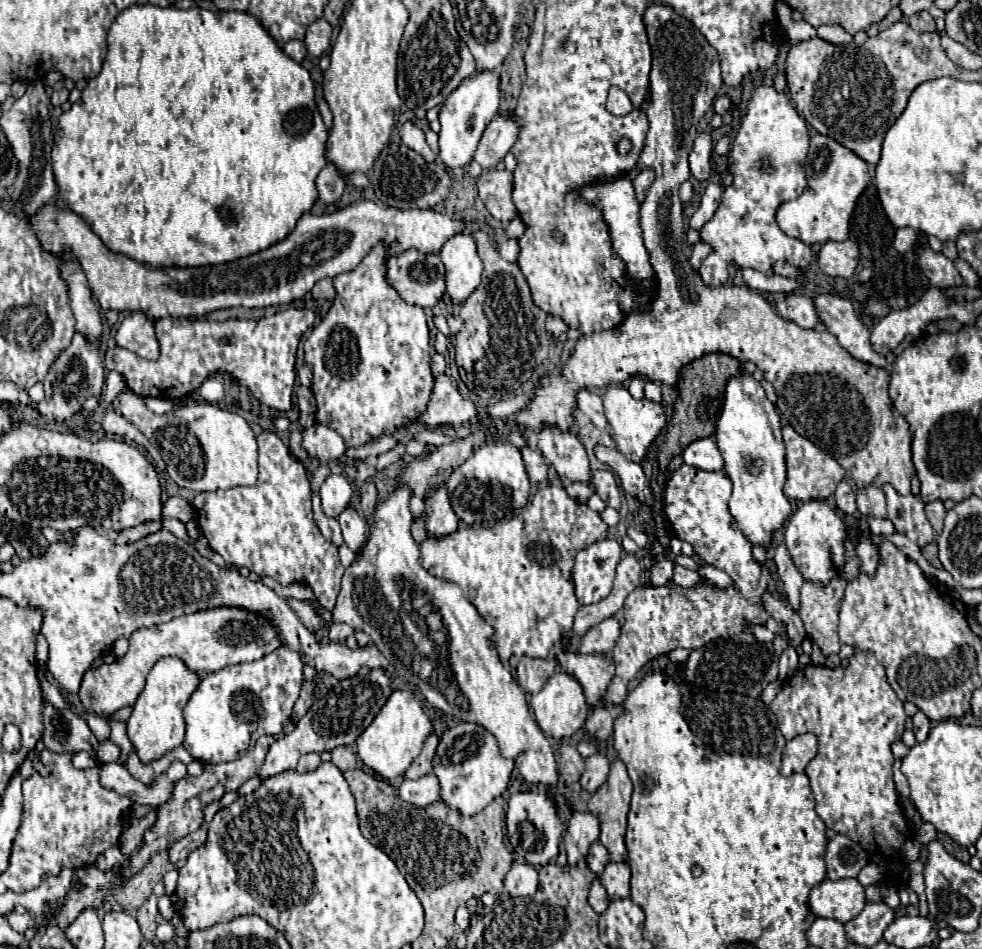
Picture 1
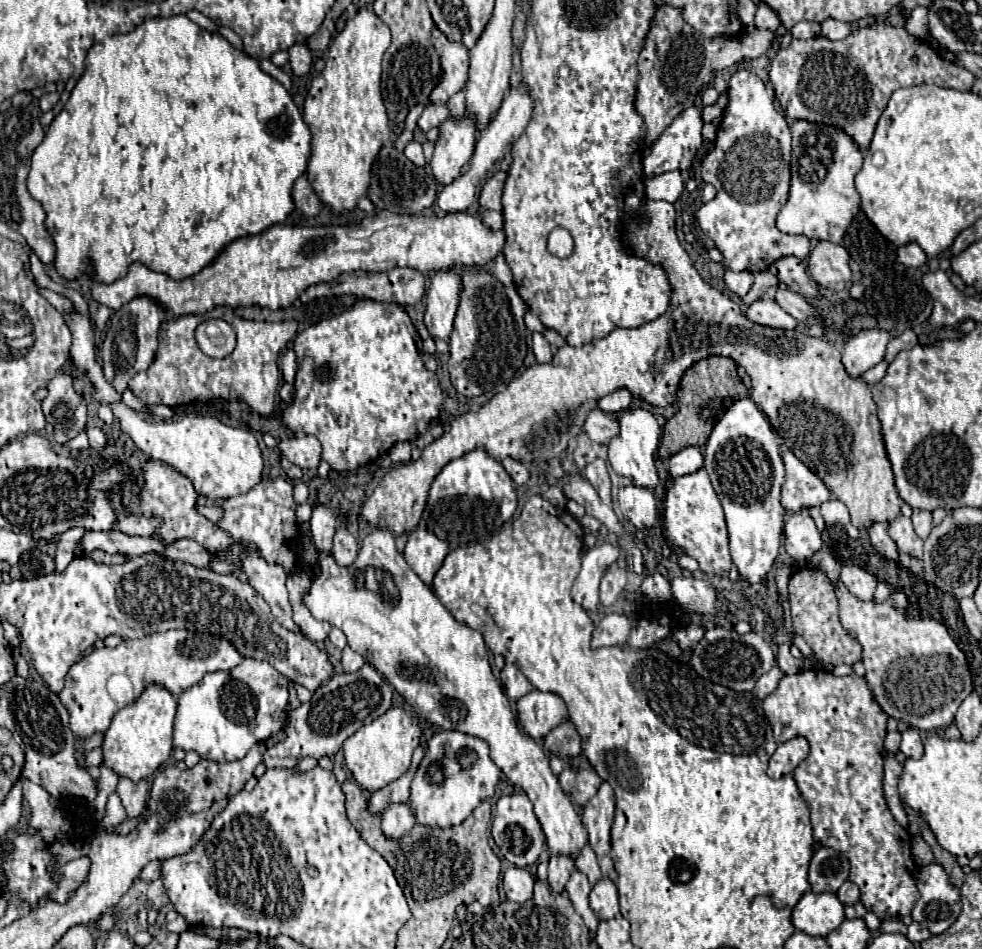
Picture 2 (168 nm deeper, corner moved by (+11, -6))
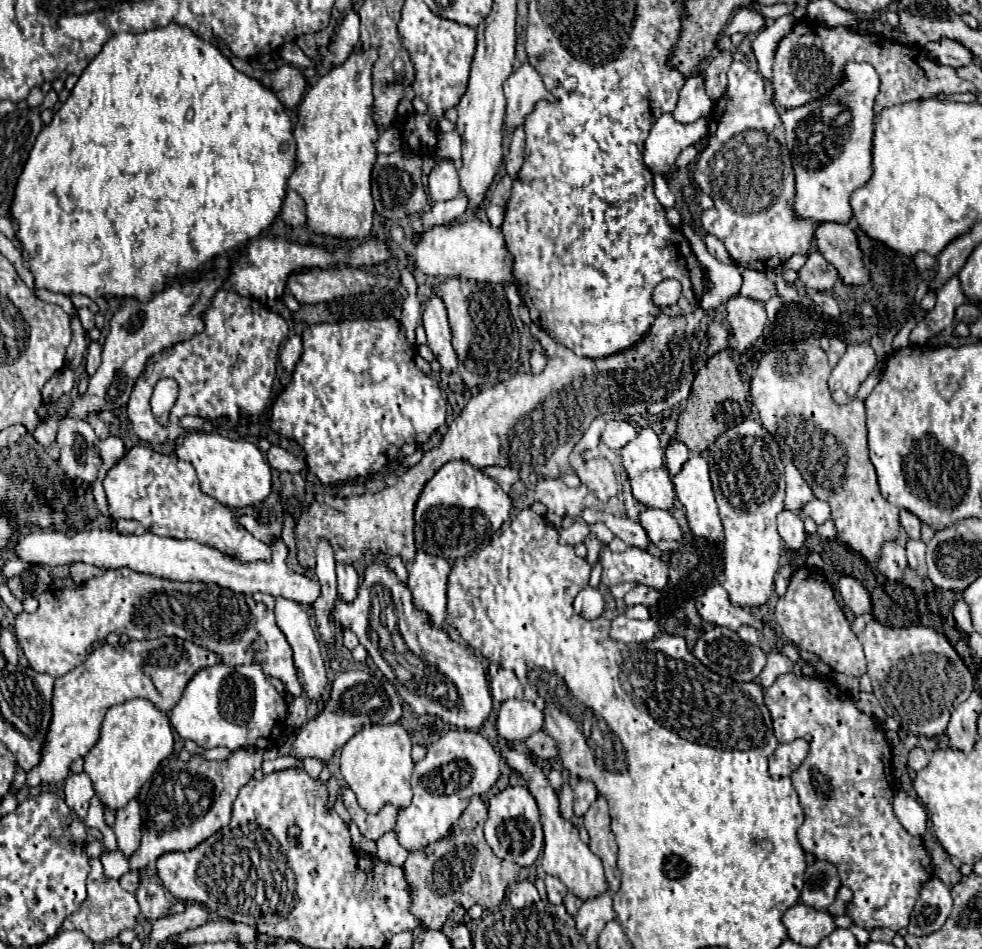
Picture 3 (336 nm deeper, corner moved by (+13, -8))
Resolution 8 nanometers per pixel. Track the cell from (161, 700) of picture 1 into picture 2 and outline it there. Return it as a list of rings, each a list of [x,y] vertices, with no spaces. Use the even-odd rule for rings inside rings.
[[[160,685],[146,687],[146,691],[132,705],[126,705],[112,717],[112,725],[104,733],[104,741],[102,741],[102,765],[112,769],[120,777],[128,777],[134,783],[138,783],[140,779],[152,777],[154,771],[172,755],[174,713],[176,713],[176,699],[164,687],[160,687]]]

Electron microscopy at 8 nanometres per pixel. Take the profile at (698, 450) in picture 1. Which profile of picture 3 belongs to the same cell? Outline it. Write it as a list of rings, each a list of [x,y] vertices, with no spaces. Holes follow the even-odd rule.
[[[672,439],[670,445],[666,447],[666,467],[668,467],[670,475],[678,475],[690,455],[692,453],[690,453],[690,449],[684,443]]]

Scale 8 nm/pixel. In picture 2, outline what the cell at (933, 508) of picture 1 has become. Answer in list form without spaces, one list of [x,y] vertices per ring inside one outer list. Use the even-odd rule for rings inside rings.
[[[912,509],[912,523],[914,523],[914,531],[920,539],[926,539],[930,529],[932,529],[932,513],[930,511],[922,511],[922,509]]]

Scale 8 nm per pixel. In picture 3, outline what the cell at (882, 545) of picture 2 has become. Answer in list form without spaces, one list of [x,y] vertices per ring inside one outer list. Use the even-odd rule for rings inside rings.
[[[886,541],[880,549],[880,561],[878,561],[878,571],[886,575],[892,581],[900,581],[906,569],[906,553],[904,547],[898,545],[896,541]]]

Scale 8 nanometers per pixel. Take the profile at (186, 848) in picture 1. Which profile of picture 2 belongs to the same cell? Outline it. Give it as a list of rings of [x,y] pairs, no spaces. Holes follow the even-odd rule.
[[[150,861],[138,875],[138,879],[142,881],[156,881],[160,879],[160,861]]]

